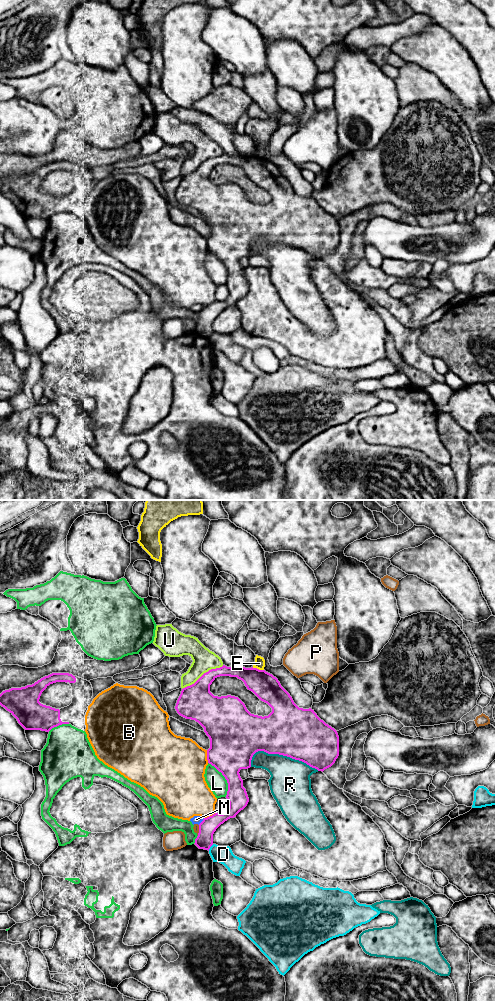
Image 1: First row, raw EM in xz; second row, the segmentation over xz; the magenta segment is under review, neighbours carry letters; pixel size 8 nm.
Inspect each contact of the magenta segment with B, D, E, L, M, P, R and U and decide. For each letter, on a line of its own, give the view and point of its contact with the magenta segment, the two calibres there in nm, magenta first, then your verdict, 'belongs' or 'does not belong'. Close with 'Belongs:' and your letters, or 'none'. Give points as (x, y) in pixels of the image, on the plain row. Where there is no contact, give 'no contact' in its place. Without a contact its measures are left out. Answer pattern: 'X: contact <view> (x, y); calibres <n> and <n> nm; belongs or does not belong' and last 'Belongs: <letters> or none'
B: contact xz (207, 244); calibres 380 and 460 nm; does not belong
D: contact xz (210, 334); calibres 140 and 140 nm; does not belong
E: contact xz (258, 157); calibres 220 and 90 nm; does not belong
L: contact xz (225, 266); calibres 360 and 150 nm; does not belong
M: contact xz (202, 309); calibres 140 and 60 nm; does not belong
P: contact xz (199, 318); calibres 140 and 50 nm; does not belong
R: contact xz (283, 243); calibres 400 and 340 nm; does not belong
U: contact xz (203, 162); calibres 280 and 180 nm; does not belong
Belongs: none

